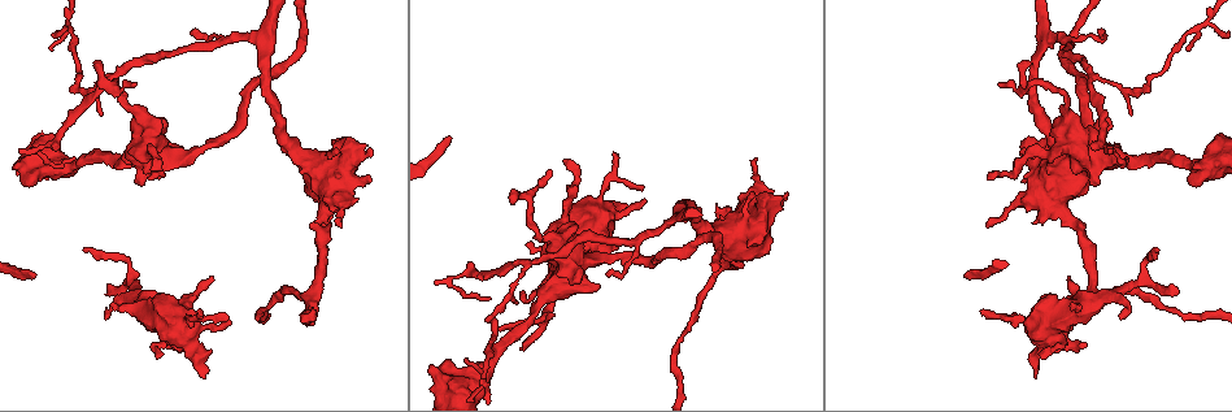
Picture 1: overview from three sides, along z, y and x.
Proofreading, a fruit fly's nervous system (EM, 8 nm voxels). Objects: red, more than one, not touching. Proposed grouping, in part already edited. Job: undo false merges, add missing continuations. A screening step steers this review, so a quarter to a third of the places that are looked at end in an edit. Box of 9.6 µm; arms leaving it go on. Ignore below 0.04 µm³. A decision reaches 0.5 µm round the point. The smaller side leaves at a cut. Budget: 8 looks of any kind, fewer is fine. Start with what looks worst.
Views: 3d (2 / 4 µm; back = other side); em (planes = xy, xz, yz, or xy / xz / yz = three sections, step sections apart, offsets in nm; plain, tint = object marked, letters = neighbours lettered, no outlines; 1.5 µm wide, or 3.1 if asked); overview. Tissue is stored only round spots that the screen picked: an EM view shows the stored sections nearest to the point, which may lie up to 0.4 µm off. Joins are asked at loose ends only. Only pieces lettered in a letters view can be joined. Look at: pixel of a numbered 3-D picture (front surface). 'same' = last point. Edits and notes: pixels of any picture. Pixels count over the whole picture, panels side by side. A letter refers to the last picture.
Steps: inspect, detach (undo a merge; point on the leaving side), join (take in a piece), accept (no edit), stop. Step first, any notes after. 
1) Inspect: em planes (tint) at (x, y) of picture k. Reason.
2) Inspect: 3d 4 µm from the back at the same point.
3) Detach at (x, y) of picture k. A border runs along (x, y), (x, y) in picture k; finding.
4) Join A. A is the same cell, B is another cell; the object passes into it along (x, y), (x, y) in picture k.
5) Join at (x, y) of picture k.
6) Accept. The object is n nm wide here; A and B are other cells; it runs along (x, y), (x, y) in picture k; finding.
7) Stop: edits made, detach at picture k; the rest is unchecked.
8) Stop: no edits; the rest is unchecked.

Inspect: em planes (plain) at (521, 350) of picture 1. Free end.

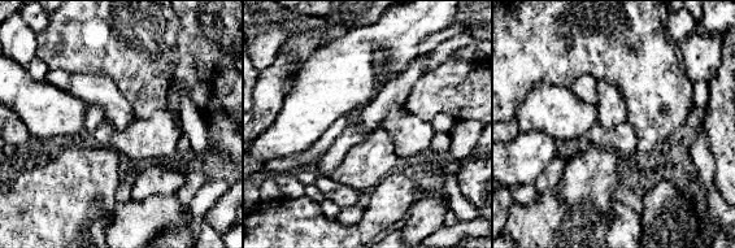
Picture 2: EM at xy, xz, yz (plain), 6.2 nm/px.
Inspect: em planes (letters) at the same point.

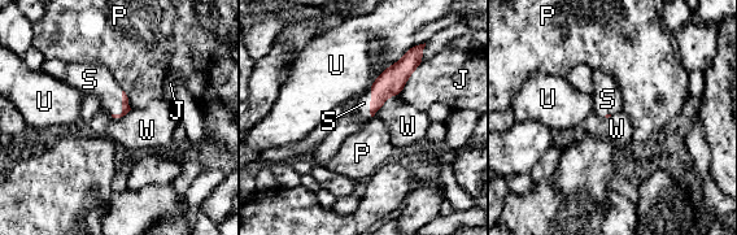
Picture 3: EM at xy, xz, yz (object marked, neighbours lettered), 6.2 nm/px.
Join S. The longest contact is with J, 240 nm; S is the same cell, J, P, U and W are other cells; the cell continues.

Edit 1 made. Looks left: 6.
Inspect: overview.

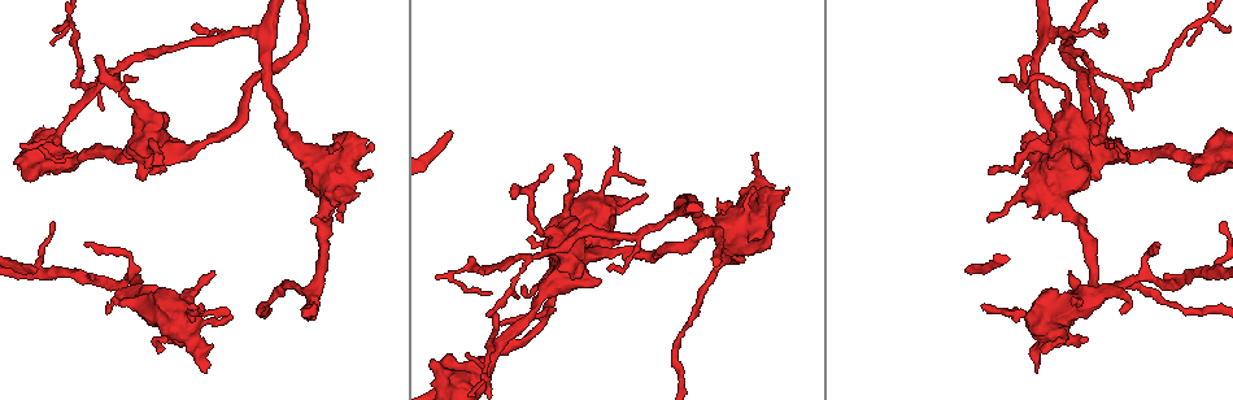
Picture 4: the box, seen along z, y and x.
Inspect: em planes (letters) at (758, 152) of picture 4. Branch stops here.

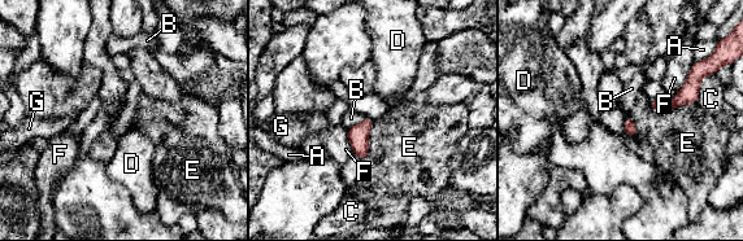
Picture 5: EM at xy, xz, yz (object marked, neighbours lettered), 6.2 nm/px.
Accept. The longest contact is with E, 300 nm; A, B, C, D, E, F and G are other cells; a border runs along (650, 99), (656, 112), (696, 103) in picture 5; no lettered piece goes on from it.

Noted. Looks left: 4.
Inspect: 3d 4 µm at (302, 311) of picture 4. Branch stops here.

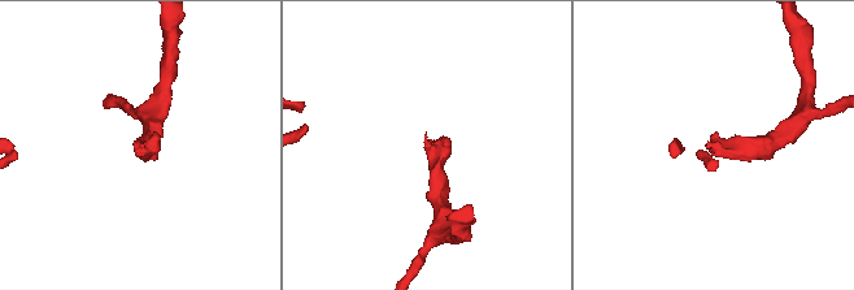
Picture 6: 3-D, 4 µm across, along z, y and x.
Inspect: em yz step 4 (tint) at (709, 143) of picture 6. Now the EM.

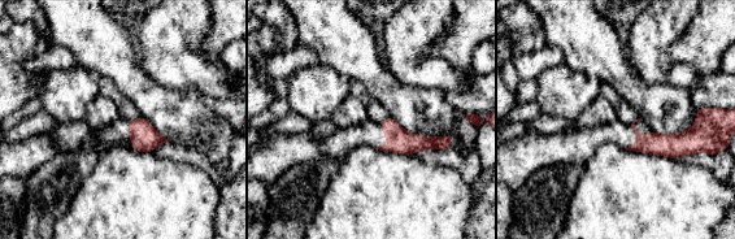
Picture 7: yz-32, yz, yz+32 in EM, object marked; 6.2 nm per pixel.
Inspect: em yz step 4 (letters) at the same point.

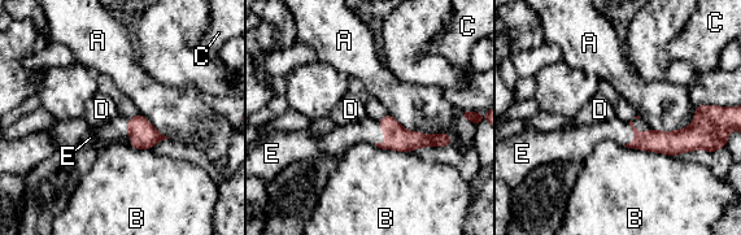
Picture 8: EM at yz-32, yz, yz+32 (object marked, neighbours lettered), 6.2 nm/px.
Join E. E is the same cell, A, B, C and D are other cells; the object passes into it along (397, 138), (386, 136), (367, 129) in picture 8; the cell continues.

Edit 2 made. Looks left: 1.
Stop: edits made, join at picture 3, join at picture 8; the rest is unchecked.

